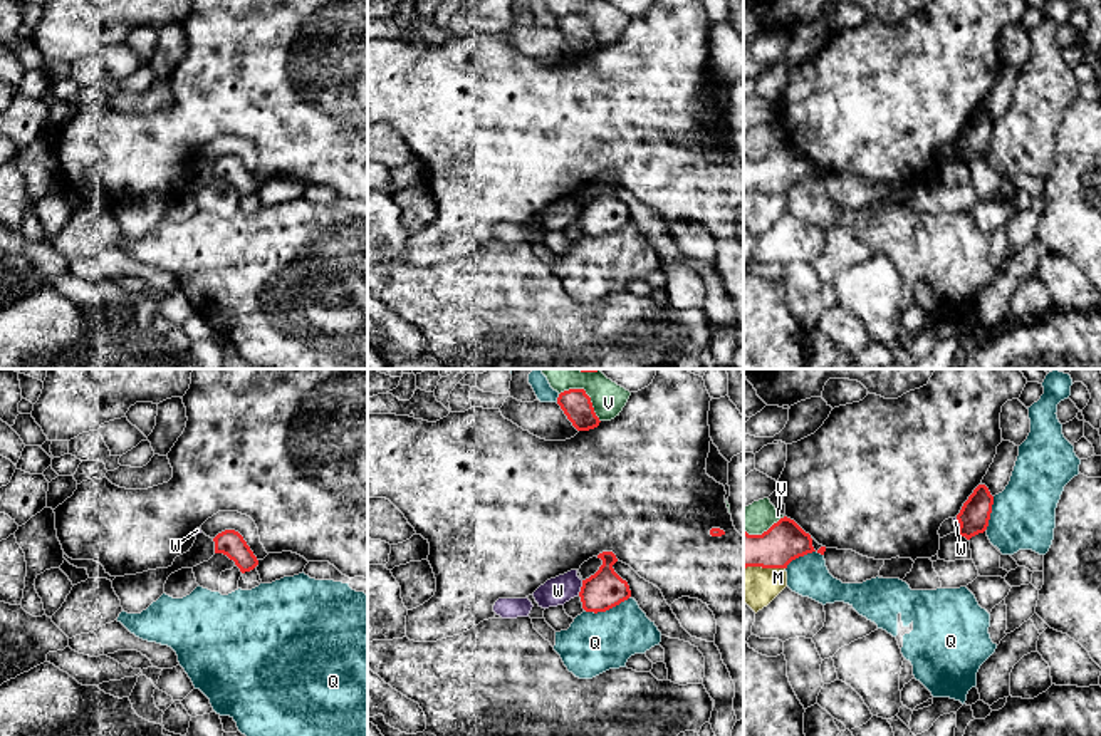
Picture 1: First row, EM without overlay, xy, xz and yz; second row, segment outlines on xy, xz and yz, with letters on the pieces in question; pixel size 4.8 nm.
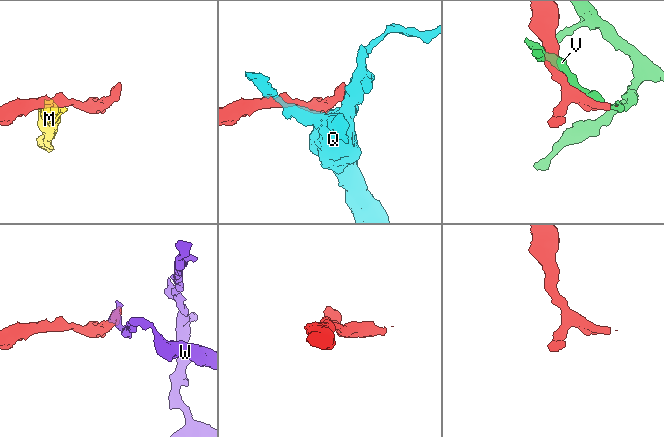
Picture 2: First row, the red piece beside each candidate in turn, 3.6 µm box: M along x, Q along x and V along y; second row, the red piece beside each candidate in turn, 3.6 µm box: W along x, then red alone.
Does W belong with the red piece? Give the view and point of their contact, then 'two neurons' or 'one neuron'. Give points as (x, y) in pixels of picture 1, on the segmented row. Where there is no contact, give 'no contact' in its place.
xz (581, 587) | two neurons

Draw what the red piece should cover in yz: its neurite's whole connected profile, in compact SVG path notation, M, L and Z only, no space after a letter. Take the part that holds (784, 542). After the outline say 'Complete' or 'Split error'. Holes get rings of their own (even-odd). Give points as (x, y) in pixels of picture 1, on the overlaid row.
M787 516L762 535L749 535L744 530L744 568L787 568L792 560L812 552L811 535Z. Complete

